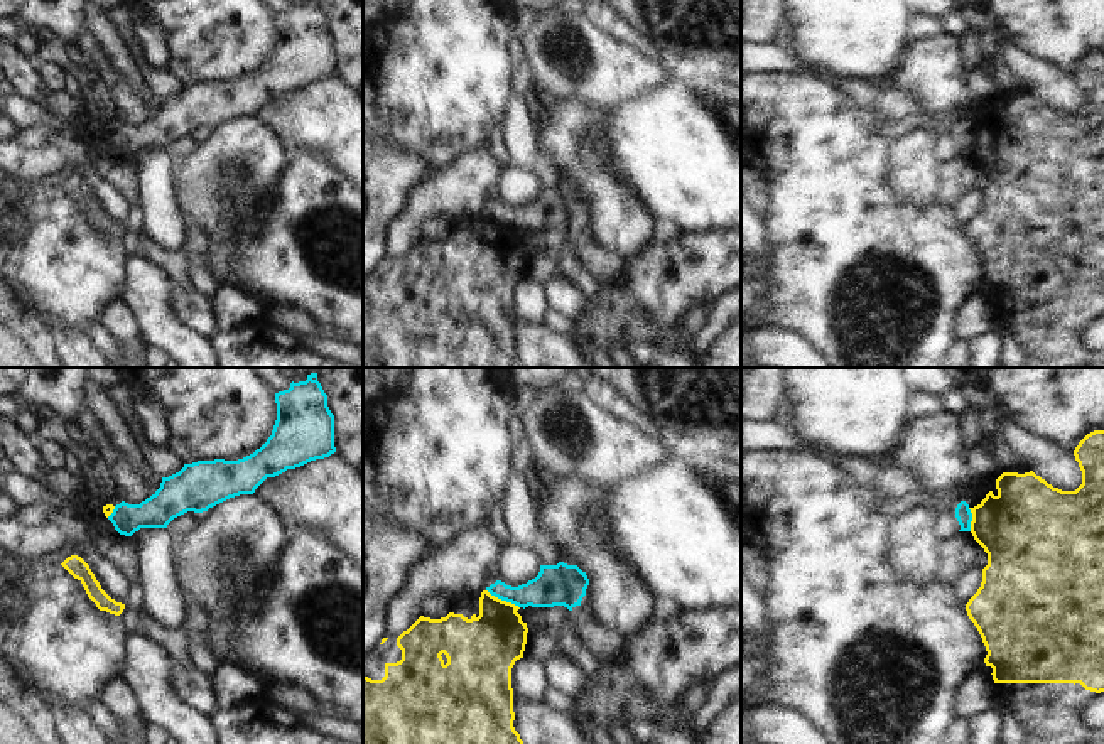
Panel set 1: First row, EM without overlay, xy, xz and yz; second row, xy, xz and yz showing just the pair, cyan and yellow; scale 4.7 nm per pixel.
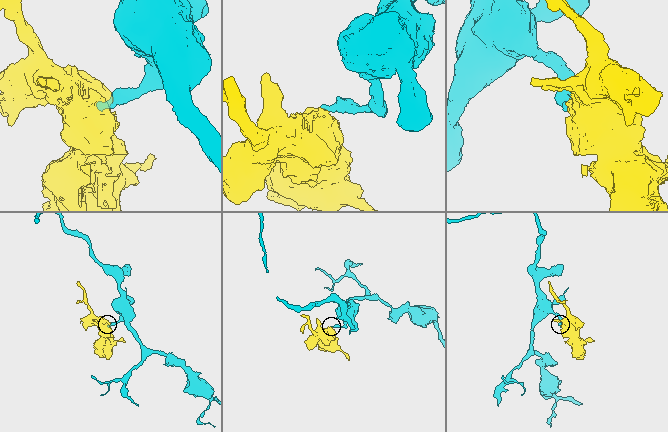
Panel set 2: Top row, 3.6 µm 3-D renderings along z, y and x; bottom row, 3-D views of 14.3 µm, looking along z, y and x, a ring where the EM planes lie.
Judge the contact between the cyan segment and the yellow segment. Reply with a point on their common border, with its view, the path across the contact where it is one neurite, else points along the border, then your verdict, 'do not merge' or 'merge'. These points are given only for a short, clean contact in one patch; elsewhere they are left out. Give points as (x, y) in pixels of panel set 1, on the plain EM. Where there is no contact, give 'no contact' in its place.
xz (503, 221) | along xz (487, 211), (519, 230) | do not merge

